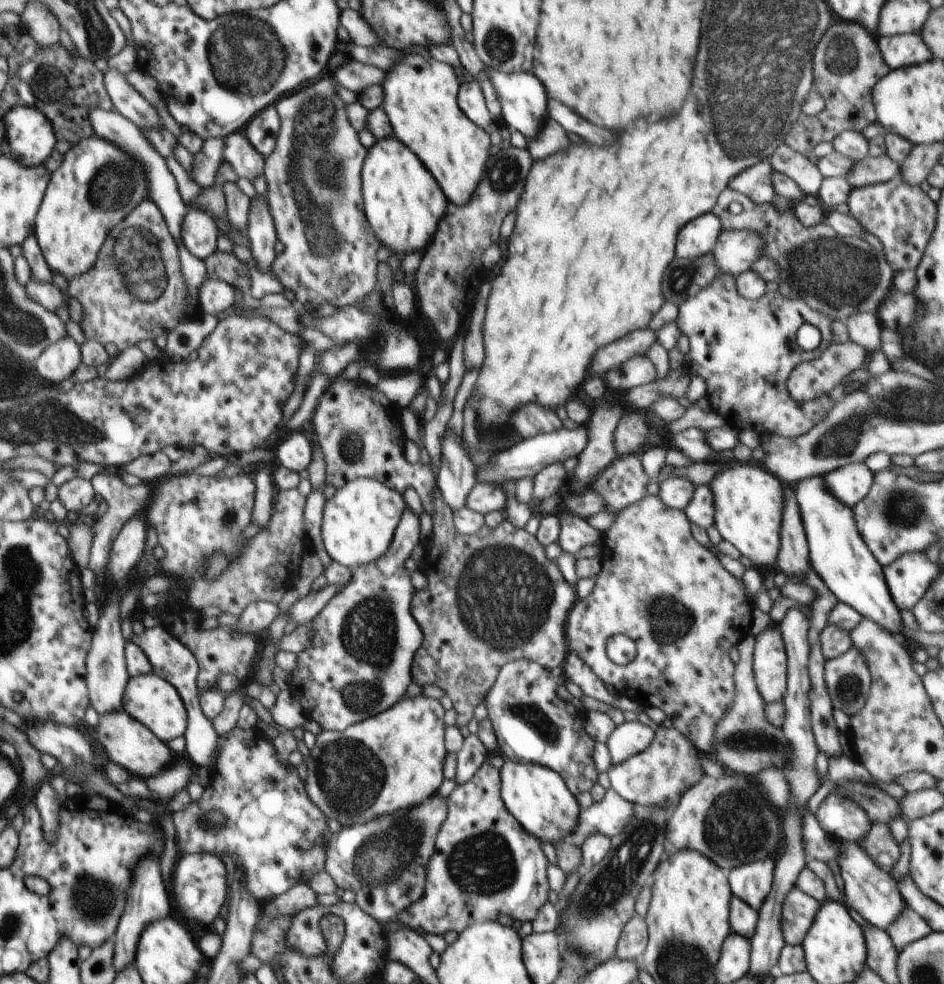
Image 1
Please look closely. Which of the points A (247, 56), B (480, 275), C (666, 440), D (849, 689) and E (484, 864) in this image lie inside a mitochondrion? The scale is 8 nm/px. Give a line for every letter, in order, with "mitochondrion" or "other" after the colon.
A: mitochondrion
B: other
C: other
D: mitochondrion
E: mitochondrion

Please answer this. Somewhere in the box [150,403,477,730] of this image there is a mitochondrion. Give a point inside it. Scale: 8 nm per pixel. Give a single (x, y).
(368, 633)

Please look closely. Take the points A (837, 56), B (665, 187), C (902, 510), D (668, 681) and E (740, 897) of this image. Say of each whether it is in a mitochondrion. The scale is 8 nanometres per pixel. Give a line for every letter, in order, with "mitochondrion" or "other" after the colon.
A: mitochondrion
B: other
C: mitochondrion
D: other
E: other

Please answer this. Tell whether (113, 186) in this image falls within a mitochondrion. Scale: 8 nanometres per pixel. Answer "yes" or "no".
yes

